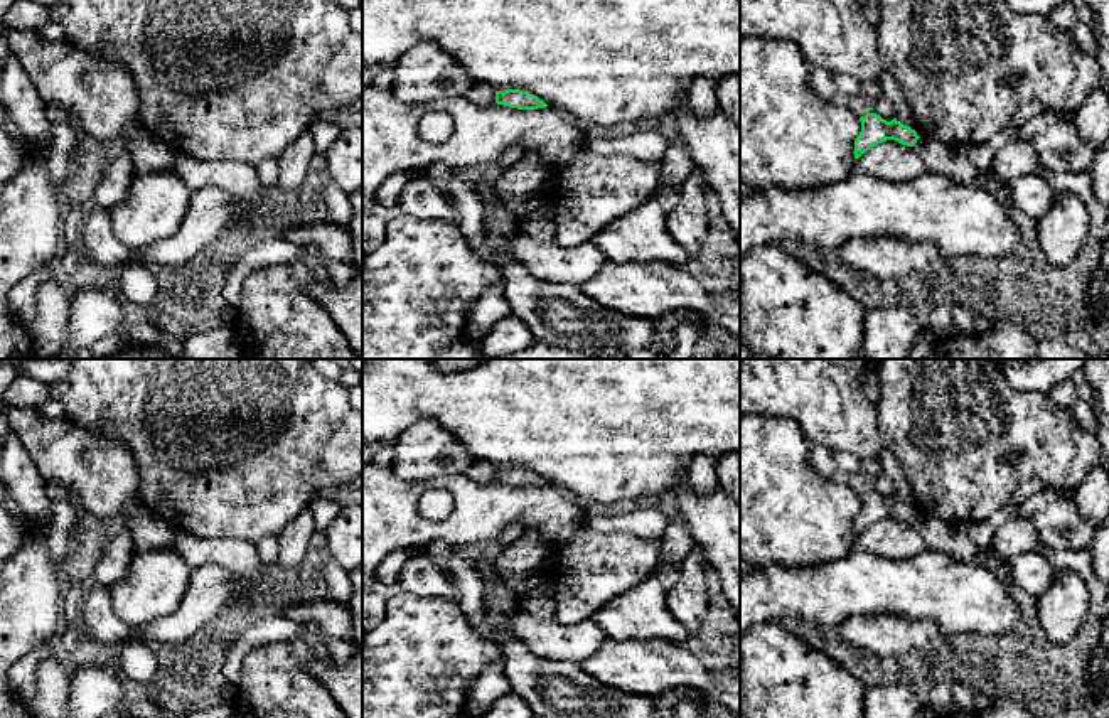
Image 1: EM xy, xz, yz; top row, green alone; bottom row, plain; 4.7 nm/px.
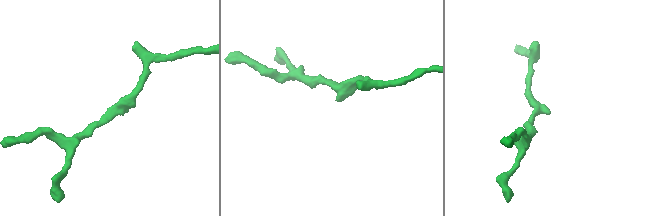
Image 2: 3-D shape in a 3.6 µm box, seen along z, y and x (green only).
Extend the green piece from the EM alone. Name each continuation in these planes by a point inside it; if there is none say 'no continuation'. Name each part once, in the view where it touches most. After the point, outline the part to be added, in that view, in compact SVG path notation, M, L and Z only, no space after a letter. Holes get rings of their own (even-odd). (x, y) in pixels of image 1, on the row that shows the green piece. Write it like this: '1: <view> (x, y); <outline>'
no continuation

